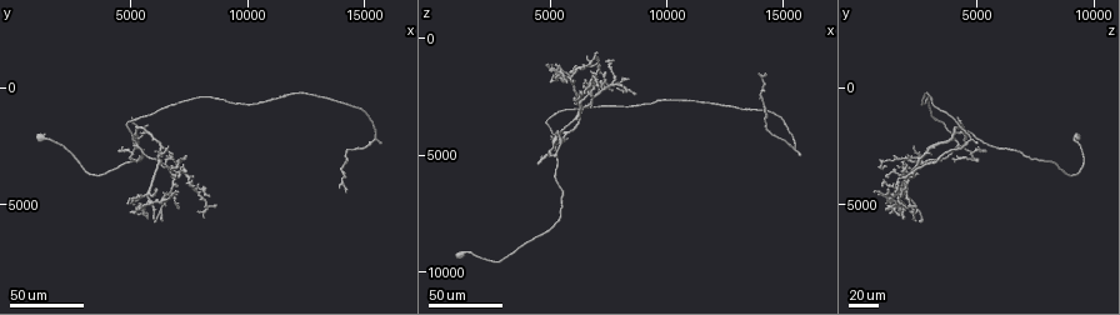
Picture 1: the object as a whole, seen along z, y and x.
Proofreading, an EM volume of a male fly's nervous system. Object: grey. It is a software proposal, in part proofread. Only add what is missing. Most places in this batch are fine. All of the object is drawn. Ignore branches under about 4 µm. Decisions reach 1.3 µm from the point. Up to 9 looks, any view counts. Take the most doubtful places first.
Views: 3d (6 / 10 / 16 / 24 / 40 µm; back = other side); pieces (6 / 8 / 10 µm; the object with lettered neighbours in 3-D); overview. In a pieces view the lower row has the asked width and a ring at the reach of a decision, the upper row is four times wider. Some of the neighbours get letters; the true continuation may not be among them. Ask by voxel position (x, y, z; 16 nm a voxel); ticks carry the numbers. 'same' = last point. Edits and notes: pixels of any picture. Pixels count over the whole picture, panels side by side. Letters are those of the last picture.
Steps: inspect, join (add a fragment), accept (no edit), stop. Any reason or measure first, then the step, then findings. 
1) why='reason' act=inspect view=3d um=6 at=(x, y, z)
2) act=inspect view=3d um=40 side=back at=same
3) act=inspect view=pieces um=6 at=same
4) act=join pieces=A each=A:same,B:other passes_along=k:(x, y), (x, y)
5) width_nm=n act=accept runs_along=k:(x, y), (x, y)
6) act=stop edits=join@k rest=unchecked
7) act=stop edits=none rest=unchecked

act=inspect view=3d um=24 at=(7400, 2900, 1500)

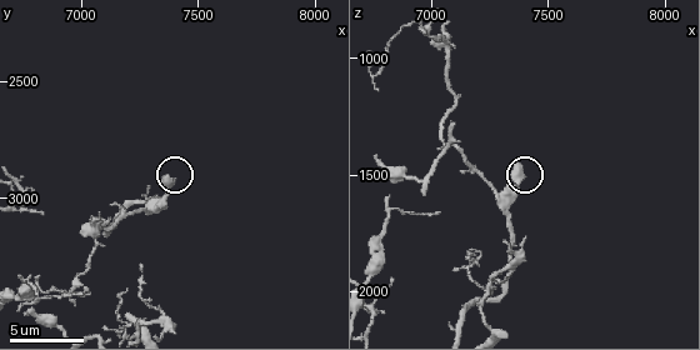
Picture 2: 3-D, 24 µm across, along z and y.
act=inspect view=pieces um=8 at=(7370, 2920, 1460)

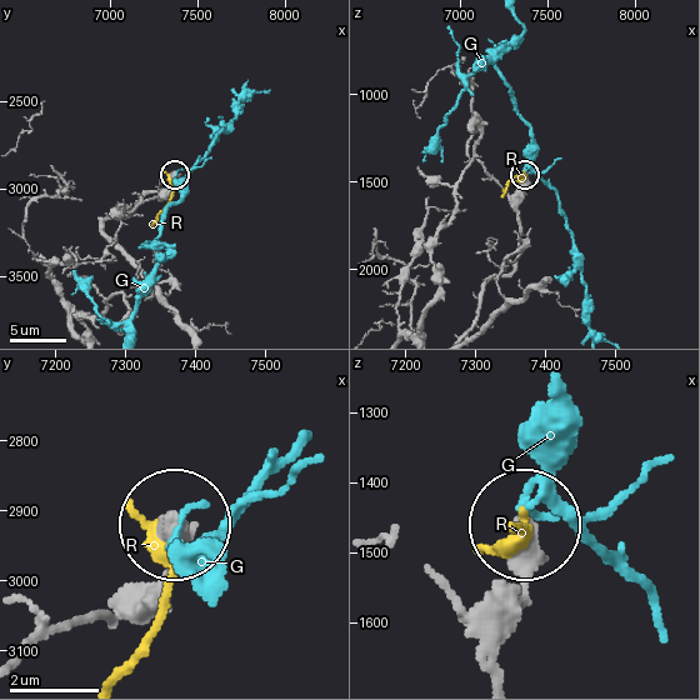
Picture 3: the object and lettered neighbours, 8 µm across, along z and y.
width_nm=400 act=accept each=G:other,R:other runs_along=3:(149, 586), (175, 523) found='none of them fits'

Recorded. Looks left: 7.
why='thin end' act=inspect view=3d um=40 at=(8400, 4600, 1800)

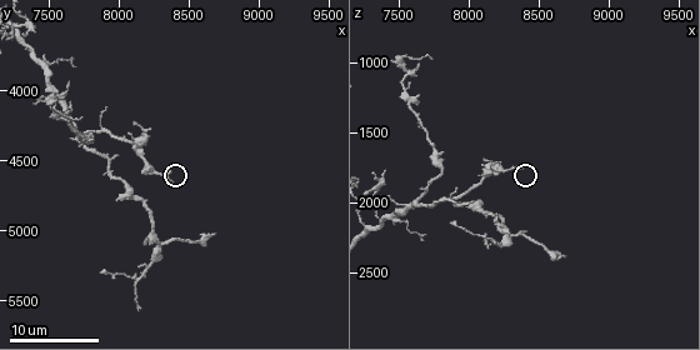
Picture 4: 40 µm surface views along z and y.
act=inspect view=pieces um=10 at=(8380, 4620, 1760)

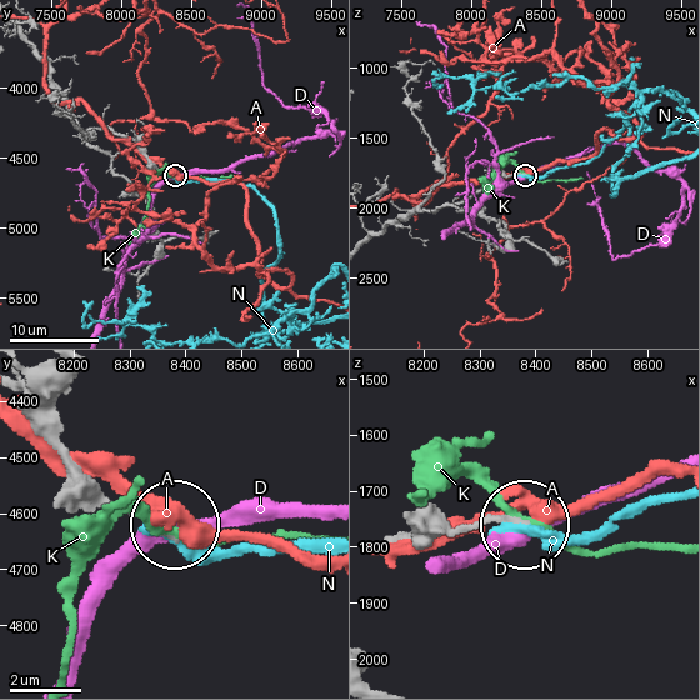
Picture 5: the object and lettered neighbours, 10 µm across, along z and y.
width_nm=140 act=accept each=A:other,D:other,K:other,N:other found='no lettered fragment goes on from it'

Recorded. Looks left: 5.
why='thin end' act=inspect view=pieces um=8 at=(7620, 3940, 1000)

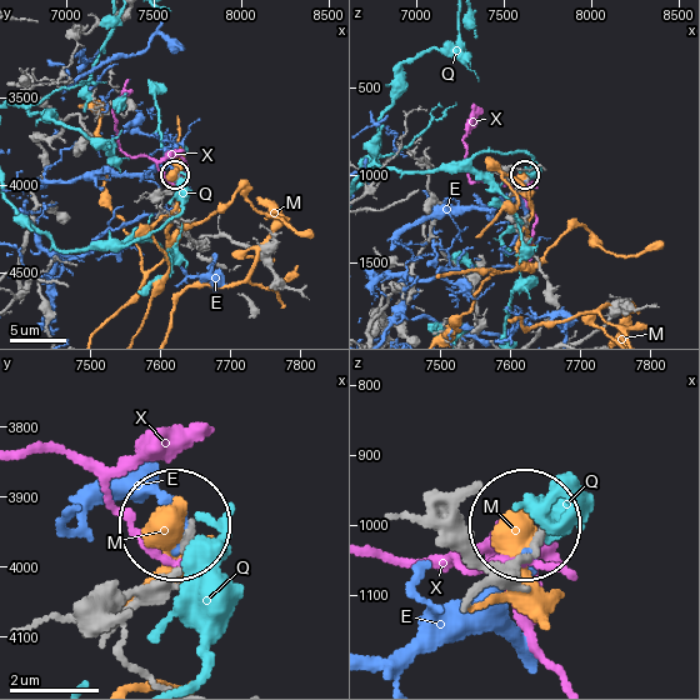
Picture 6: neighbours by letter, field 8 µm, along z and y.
act=accept each=E:other,M:other,Q:other,X:other found='no lettered fragment goes on from it'

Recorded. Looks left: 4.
why='free end' act=inspect view=3d um=40 at=(14300, 4500, 1500)

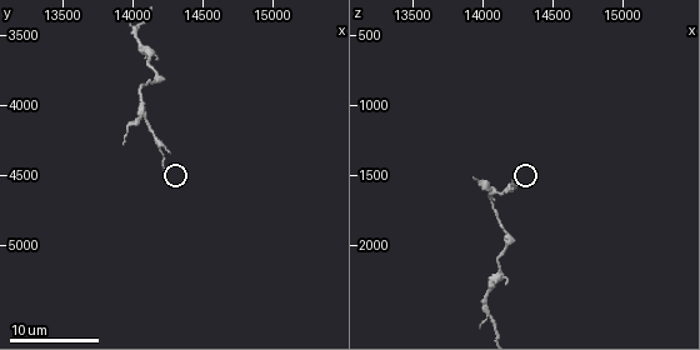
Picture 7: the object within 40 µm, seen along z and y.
act=inspect view=pieces um=10 at=(14240, 4480, 1540)

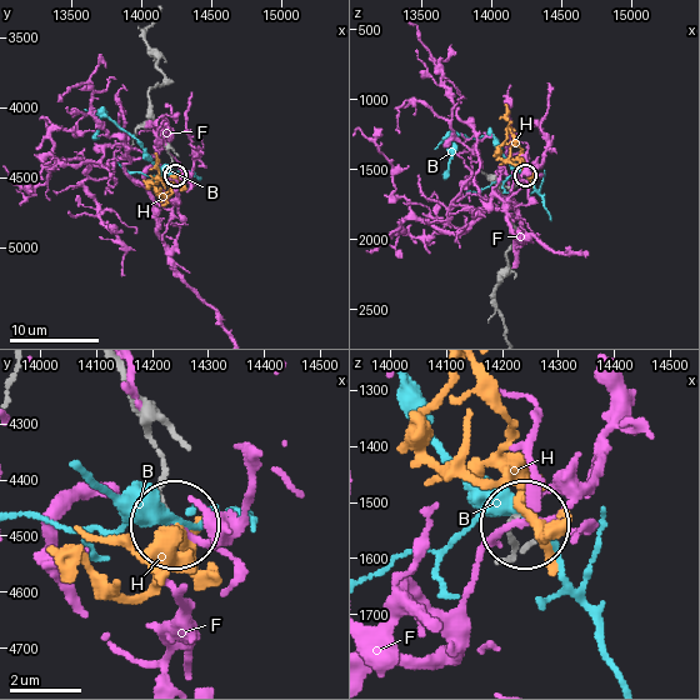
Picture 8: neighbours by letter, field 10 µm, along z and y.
width_nm=120 act=accept each=B:other,F:other,H:other found='none of them fits'

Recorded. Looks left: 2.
act=stop edits=none rest=unchecked

